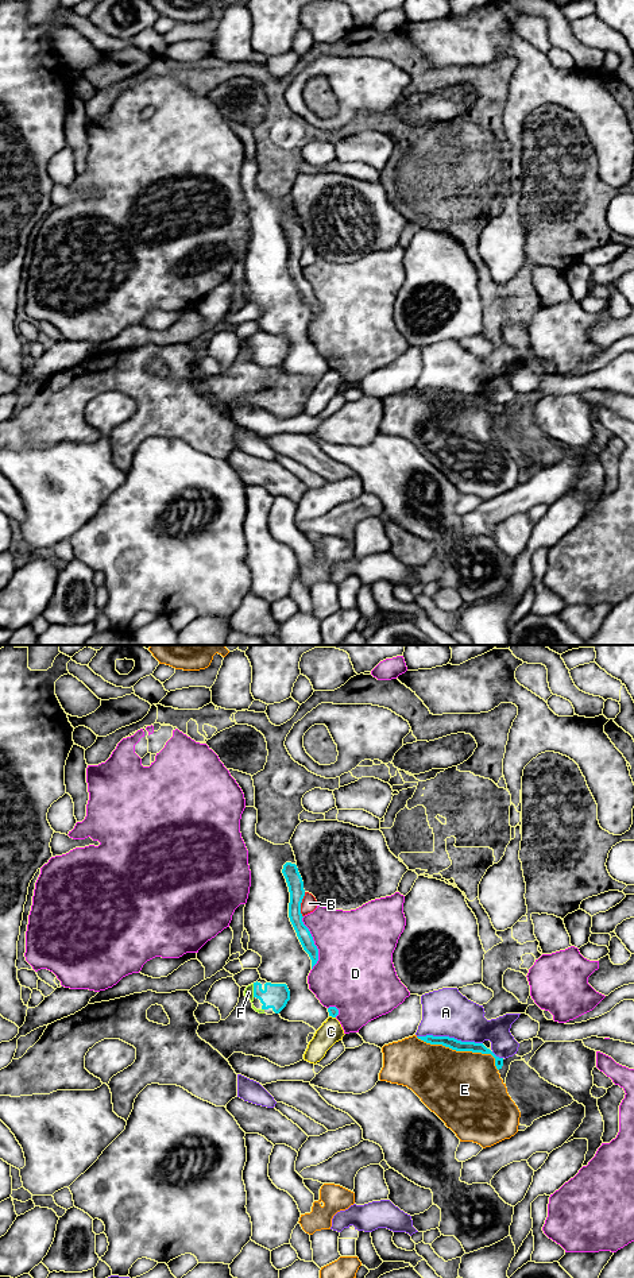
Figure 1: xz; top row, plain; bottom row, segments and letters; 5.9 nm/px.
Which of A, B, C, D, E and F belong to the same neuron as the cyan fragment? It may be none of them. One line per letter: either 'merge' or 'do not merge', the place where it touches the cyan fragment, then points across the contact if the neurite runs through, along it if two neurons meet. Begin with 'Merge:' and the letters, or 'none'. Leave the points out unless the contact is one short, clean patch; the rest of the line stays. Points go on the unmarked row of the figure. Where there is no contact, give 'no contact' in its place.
Merge: F
A: do not merge | xz (448, 389)
B: do not merge | xz (300, 257)
C: do not merge | xz (332, 369) | along xz (329, 367), (335, 370)
D: do not merge | xz (313, 296)
E: do not merge | xz (462, 402)
F: merge | xz (254, 343) | across xz (275, 348), (263, 348), (254, 343), (248, 344)

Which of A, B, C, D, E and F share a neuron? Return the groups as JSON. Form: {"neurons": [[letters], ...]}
{"neurons": [["A"], ["B"], ["C"], ["D"], ["E"], ["F"]]}

